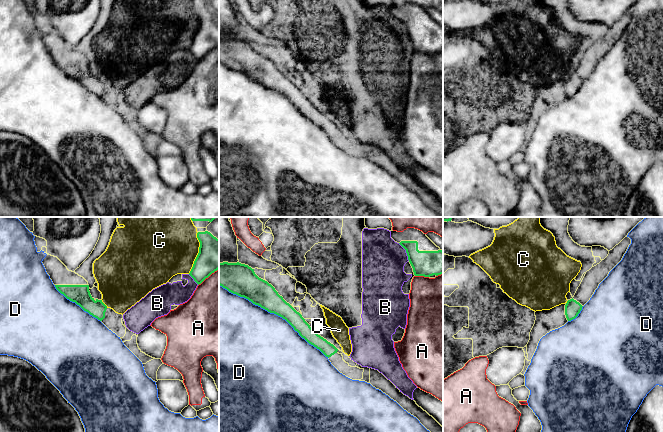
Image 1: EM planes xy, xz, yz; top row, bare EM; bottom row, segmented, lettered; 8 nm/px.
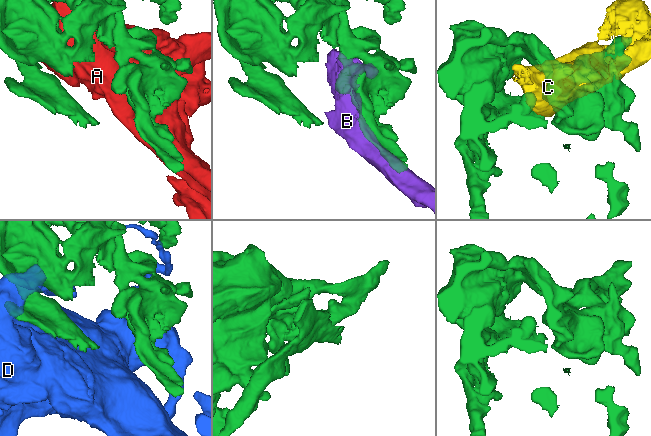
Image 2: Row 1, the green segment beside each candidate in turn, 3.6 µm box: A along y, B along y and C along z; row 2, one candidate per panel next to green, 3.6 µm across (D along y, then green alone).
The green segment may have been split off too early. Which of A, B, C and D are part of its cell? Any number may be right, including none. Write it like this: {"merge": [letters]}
{"merge": []}

